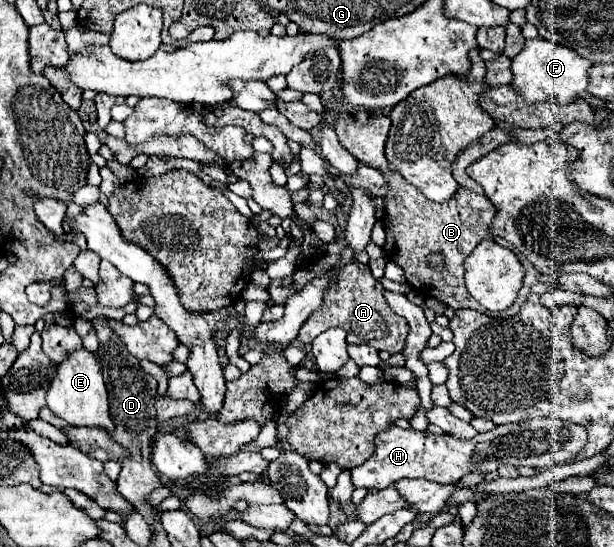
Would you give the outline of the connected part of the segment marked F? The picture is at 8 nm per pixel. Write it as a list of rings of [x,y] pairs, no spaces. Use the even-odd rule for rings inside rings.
[[[536,37],[532,41],[526,41],[524,49],[512,59],[512,87],[518,91],[518,95],[526,97],[526,101],[540,103],[540,101],[550,101],[550,103],[570,103],[578,99],[576,95],[580,91],[586,91],[590,79],[588,79],[588,69],[592,63],[572,49],[546,41],[542,37]]]

